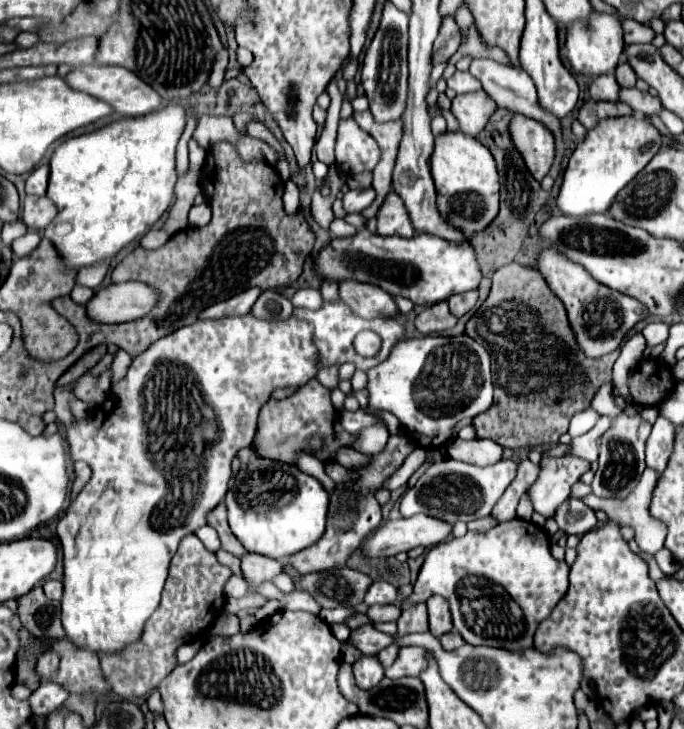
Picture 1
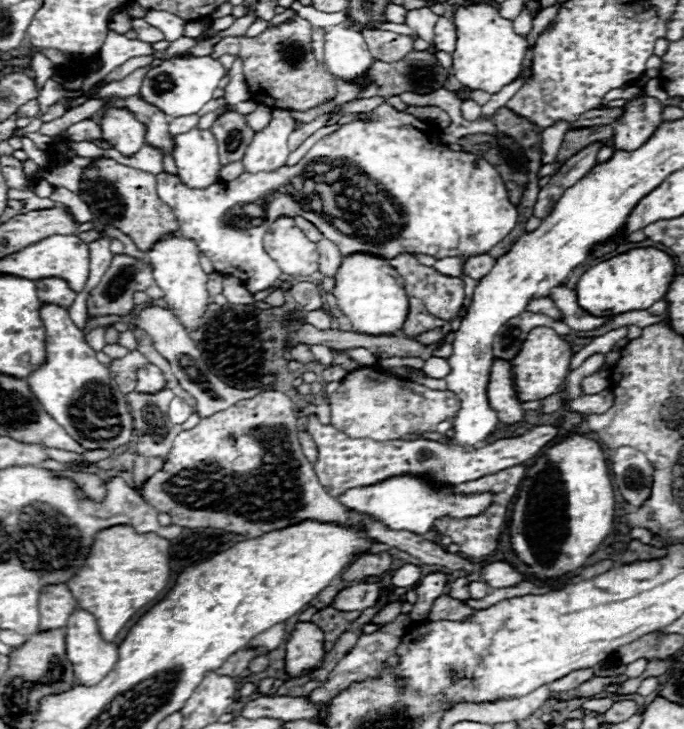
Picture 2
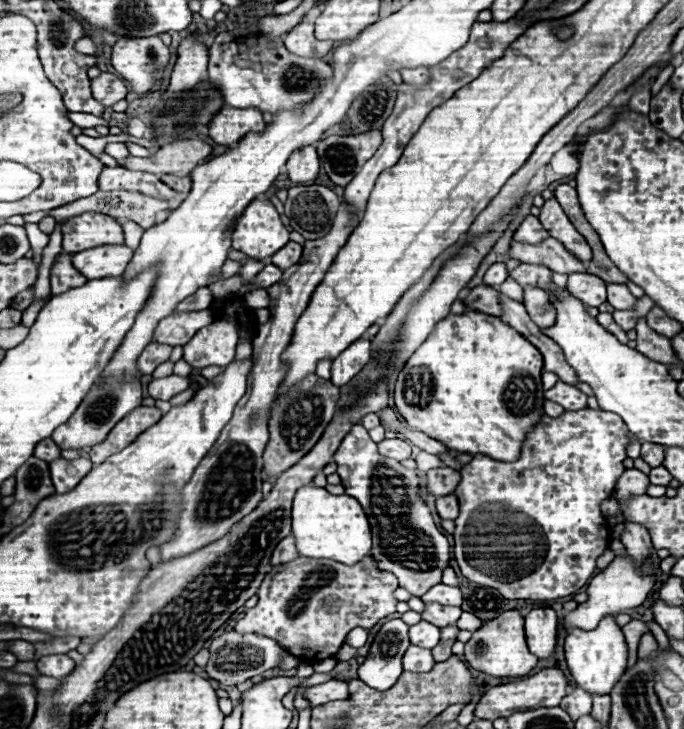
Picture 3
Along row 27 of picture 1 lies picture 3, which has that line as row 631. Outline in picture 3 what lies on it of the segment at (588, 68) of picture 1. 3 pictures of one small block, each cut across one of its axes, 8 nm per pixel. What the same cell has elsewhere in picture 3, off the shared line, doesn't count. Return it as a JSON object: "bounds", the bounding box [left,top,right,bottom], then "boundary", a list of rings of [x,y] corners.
{"bounds":[564,616,628,694],"boundary":[[[606,616],[592,632],[580,632],[580,628],[568,632],[564,650],[566,650],[566,662],[570,674],[574,676],[576,684],[588,690],[590,694],[610,694],[612,686],[620,680],[620,676],[626,670],[628,648],[624,642],[624,634],[616,626],[612,616]]]}

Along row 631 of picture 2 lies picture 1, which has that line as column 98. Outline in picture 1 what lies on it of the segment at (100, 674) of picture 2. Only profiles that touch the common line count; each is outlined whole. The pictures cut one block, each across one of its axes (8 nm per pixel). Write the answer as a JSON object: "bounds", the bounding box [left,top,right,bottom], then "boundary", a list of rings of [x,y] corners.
{"bounds":[66,66,164,116],"boundary":[[[82,66],[80,70],[72,70],[66,76],[66,82],[70,82],[70,86],[76,90],[108,102],[122,116],[144,116],[160,110],[160,106],[164,104],[164,98],[160,98],[160,94],[156,94],[152,86],[148,86],[142,78],[122,66]]]}

